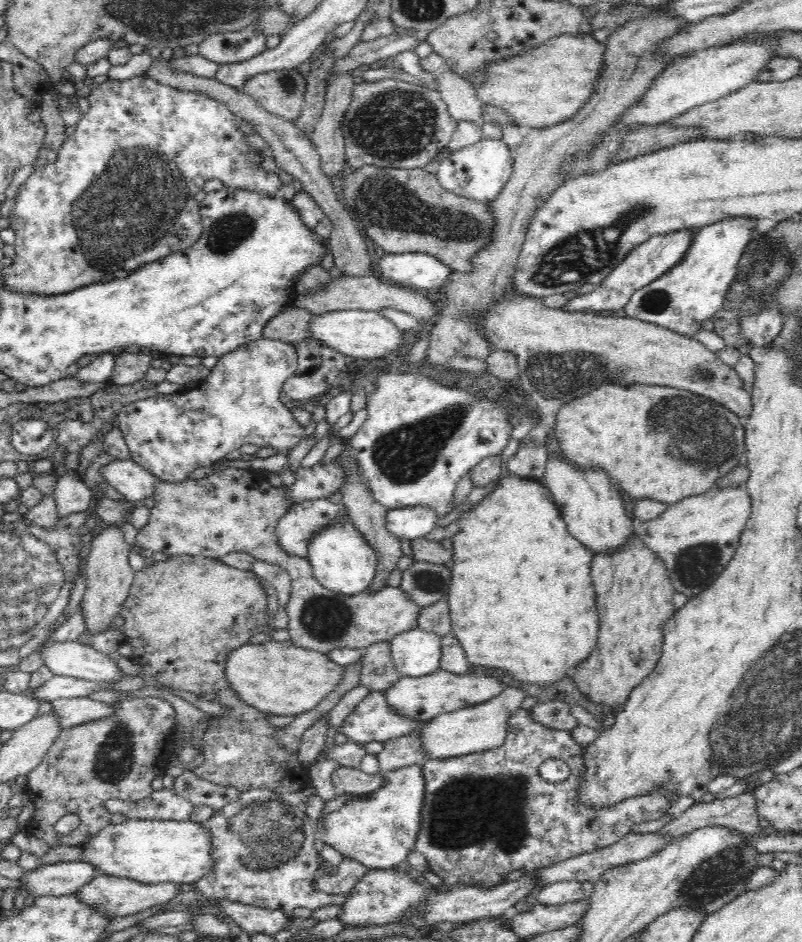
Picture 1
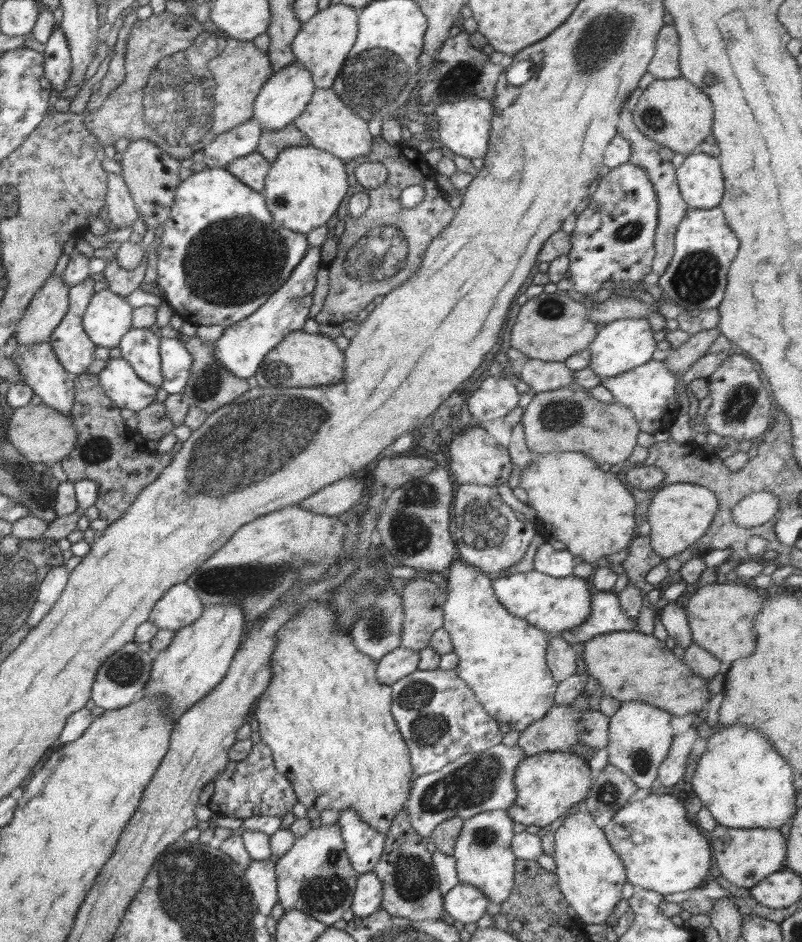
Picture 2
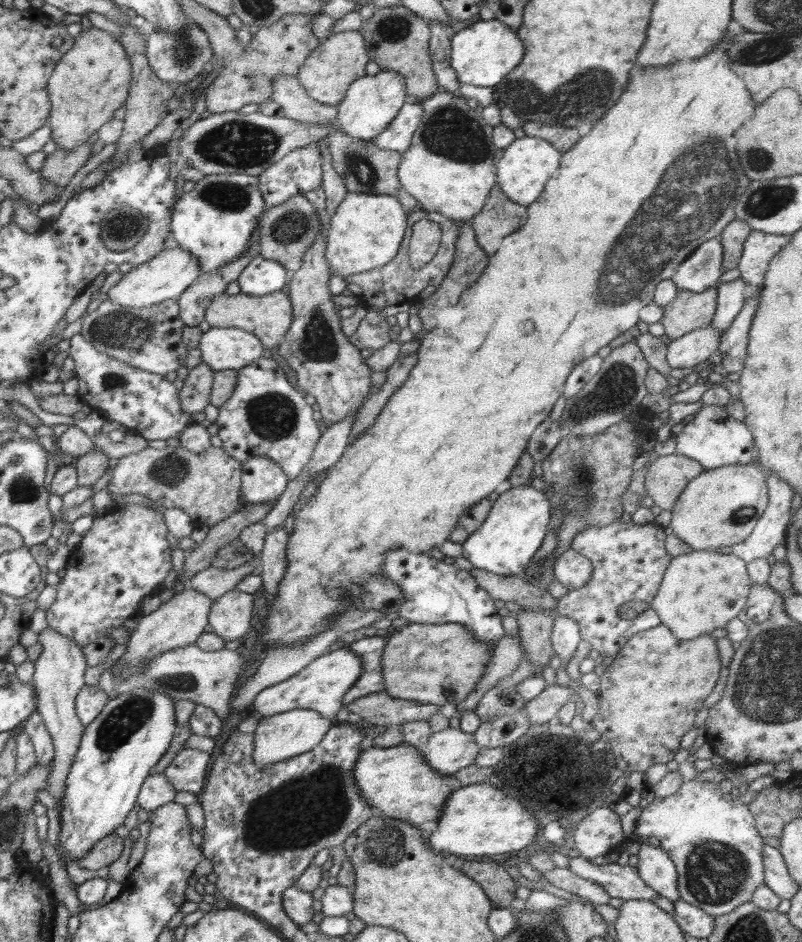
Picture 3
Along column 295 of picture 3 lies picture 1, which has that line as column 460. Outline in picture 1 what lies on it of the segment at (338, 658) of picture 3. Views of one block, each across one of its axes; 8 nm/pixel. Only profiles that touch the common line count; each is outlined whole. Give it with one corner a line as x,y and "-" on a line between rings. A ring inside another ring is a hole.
440,668
427,676
401,676
392,688
385,691
386,702
400,716
407,716
425,723
439,714
482,704
505,690
506,686
502,681
500,682
499,678
479,673
480,671
471,670
464,675
458,675

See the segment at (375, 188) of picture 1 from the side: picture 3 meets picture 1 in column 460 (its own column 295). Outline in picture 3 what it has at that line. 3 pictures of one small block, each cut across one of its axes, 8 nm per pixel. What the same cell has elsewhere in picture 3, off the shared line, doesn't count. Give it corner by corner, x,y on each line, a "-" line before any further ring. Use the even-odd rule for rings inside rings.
304,195
288,199
286,203
274,206
260,217
261,231
259,232
258,252
266,260
276,260
291,274
302,268
302,257
312,244
317,232
321,230
320,218
312,204

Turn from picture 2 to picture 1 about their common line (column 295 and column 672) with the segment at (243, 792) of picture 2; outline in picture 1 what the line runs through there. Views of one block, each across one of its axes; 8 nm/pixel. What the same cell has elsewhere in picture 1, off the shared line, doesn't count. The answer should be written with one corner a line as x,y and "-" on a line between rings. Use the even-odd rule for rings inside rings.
520,708
508,717
505,742
499,748
457,758
424,760
421,767
425,795
416,851
428,859
429,870
442,878
446,885
488,889
505,883
502,880
514,870
534,871
612,846
630,833
634,824
658,820
668,814
668,808
680,798
678,793
664,795
656,789
646,796
640,796
640,804
616,803
613,807
604,808
576,803
576,790
581,788
576,784
584,774
584,754
584,746
576,742
571,731
544,726
532,720
529,710
-
548,759
562,759
566,762
570,767
570,776
556,783
542,779
538,767

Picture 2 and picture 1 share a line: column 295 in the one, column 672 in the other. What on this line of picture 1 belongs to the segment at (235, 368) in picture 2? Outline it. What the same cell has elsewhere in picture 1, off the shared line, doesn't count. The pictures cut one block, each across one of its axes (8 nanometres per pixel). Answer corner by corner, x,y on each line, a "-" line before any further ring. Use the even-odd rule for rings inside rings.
744,217
728,218
694,229
692,231
692,246
688,248
688,252
680,264
665,273
665,276
632,294
628,304
624,306
626,316
666,327
682,336
694,337
696,332
702,330
702,324
706,320
711,320
712,316
722,308
726,292
737,276
744,248
747,248
747,245
754,238
757,220

